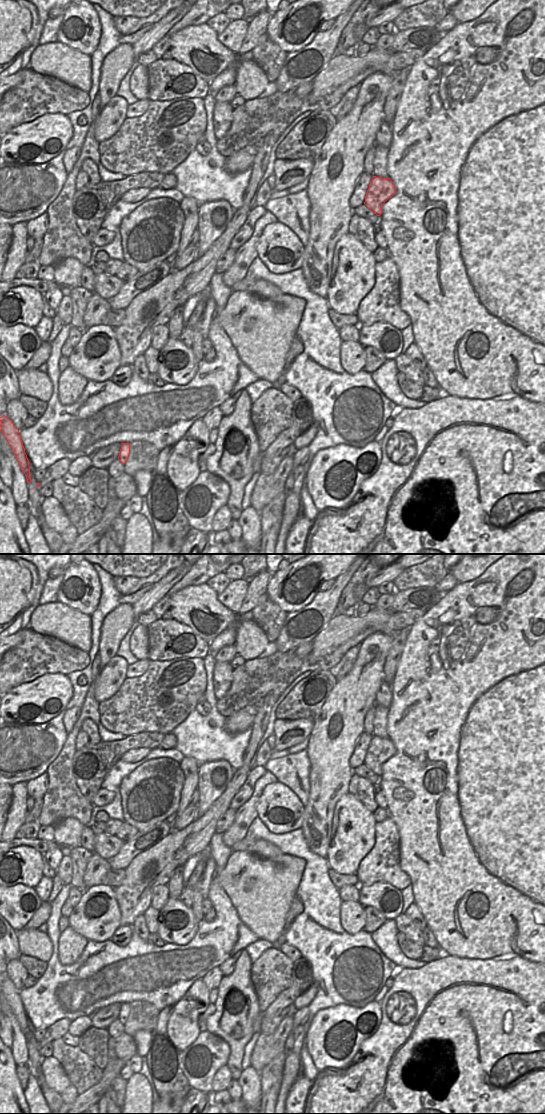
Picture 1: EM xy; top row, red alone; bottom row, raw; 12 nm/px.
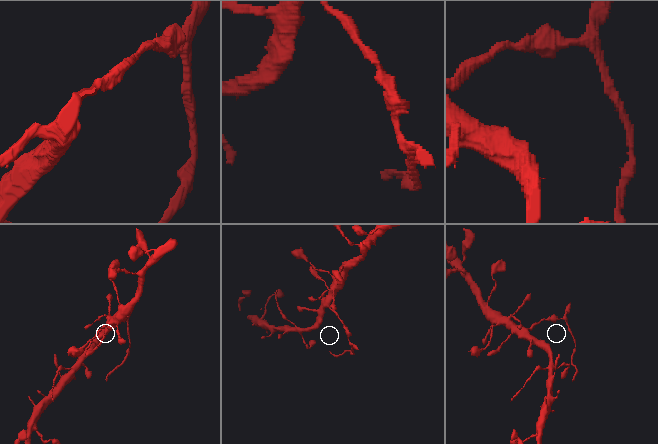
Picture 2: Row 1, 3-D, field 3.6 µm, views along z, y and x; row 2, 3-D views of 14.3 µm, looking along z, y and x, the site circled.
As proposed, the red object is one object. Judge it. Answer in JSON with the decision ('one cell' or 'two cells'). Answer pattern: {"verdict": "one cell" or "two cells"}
{"verdict": "two cells"}

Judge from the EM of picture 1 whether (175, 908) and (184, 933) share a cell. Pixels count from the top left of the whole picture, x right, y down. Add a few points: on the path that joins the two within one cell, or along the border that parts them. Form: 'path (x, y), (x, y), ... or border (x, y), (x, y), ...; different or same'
path (183, 910), (187, 914), (187, 925); same

